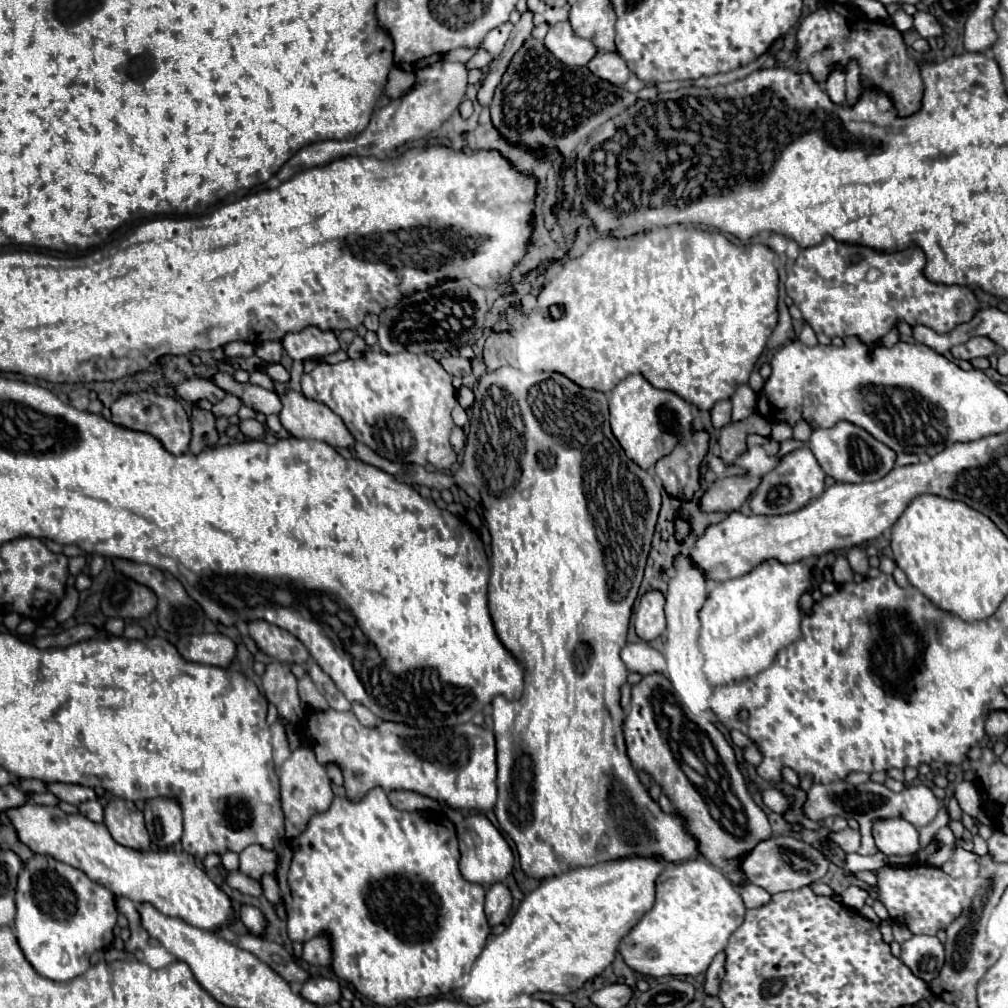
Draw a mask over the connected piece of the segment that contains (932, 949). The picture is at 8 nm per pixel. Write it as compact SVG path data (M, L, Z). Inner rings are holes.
M913 935L901 945L901 961L923 981L931 983L945 963L945 947L937 937Z

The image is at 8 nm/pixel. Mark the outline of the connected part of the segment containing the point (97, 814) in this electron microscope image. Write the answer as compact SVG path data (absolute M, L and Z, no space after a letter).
M85 801L85 803L81 803L79 805L79 813L89 817L91 821L97 821L97 823L103 821L103 807L101 807L99 801Z

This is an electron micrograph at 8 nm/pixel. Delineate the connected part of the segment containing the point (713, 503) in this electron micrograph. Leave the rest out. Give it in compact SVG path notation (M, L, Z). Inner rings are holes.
M735 475L735 477L717 479L703 493L703 497L699 501L699 509L703 513L737 511L747 501L751 491L757 489L757 485L759 485L759 477L749 477L749 475Z

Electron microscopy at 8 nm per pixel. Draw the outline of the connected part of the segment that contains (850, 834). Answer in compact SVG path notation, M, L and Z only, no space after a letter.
M853 829L839 831L839 833L833 833L833 831L831 831L831 833L827 835L827 841L837 843L845 853L857 853L857 849L861 847L859 831L853 831Z

